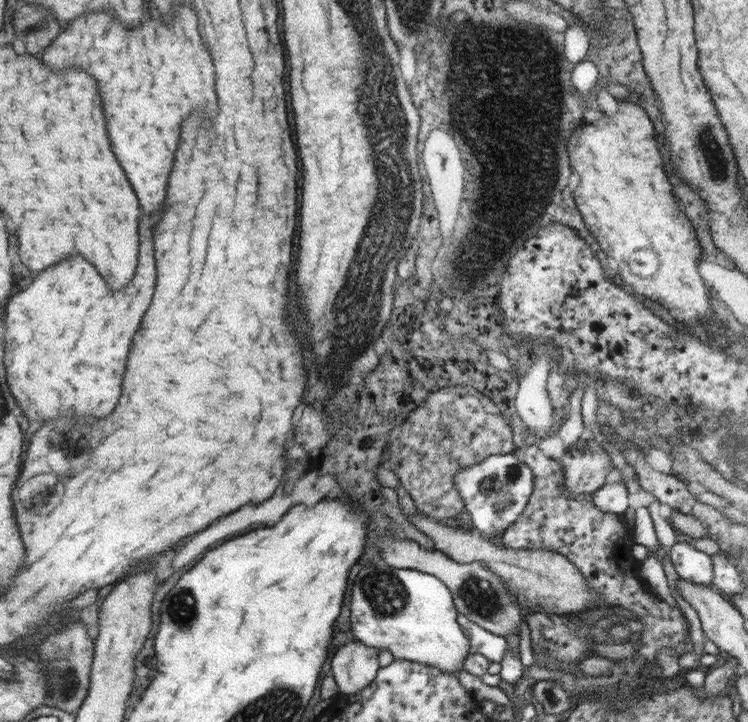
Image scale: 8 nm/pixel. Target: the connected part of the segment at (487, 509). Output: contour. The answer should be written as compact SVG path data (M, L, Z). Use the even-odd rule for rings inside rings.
M513 453L495 454L478 464L458 469L454 482L470 514L473 528L484 538L497 540L523 513L533 493L531 468L516 459Z

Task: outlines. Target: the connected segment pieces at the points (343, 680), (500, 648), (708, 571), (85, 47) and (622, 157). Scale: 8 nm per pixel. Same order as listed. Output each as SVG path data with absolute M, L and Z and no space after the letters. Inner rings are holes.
M358 640L348 642L336 650L332 658L331 675L340 693L357 694L375 682L379 674L378 653Z
M464 620L464 626L470 633L470 652L483 654L491 662L502 662L507 642L504 637L494 635L470 620Z
M679 542L672 545L669 557L680 579L696 585L712 586L712 556L697 550L691 543Z
M184 8L176 16L174 28L168 28L164 20L148 20L144 28L128 30L112 14L88 14L76 20L66 32L46 50L44 62L54 70L66 68L84 68L100 82L100 92L104 96L104 106L108 112L108 130L112 136L112 146L120 156L146 212L156 212L164 206L171 183L170 174L176 164L176 152L182 142L182 126L198 110L204 112L204 118L218 116L218 110L210 110L210 104L218 104L216 94L216 66L212 54L200 34L200 20L194 8Z
M618 101L618 112L614 116L604 115L598 122L586 126L578 126L572 136L568 138L568 156L570 156L570 166L572 166L572 172L578 174L578 186L573 190L573 199L577 204L577 208L586 224L586 228L592 233L594 238L597 240L598 244L601 246L602 250L607 254L610 261L613 262L613 266L618 266L620 272L618 276L634 286L636 292L648 296L650 300L656 300L660 302L666 310L672 312L672 316L680 322L688 322L688 324L696 324L698 320L700 322L710 322L715 317L715 309L712 308L710 301L710 288L707 287L707 283L700 276L697 269L697 262L702 259L701 248L699 245L699 239L696 236L696 231L692 227L691 222L686 218L686 214L680 210L674 194L672 194L672 186L668 182L668 176L666 176L666 170L664 170L664 164L662 164L662 154L658 152L658 142L656 142L656 132L654 131L654 125L650 118L647 116L645 110L640 108L638 103L633 103L632 101Z

